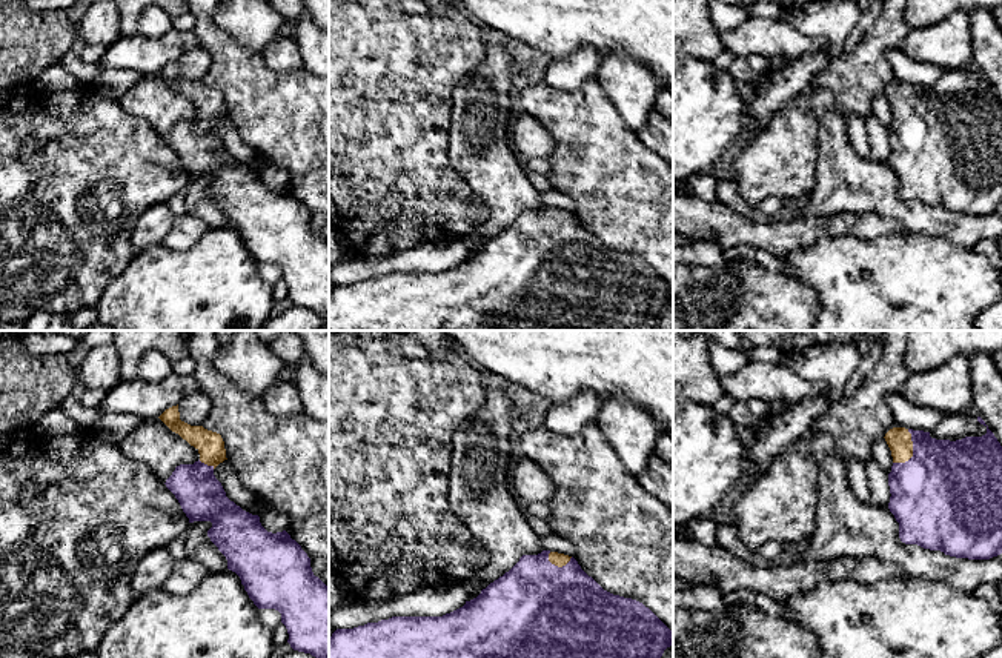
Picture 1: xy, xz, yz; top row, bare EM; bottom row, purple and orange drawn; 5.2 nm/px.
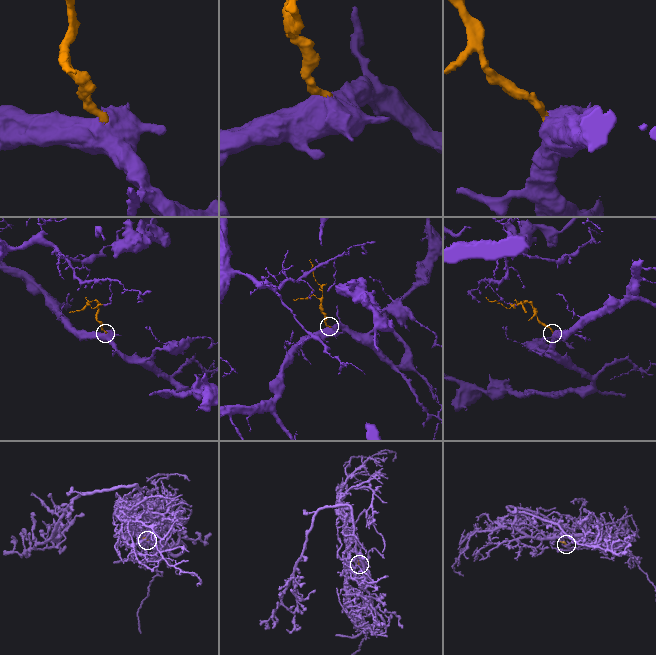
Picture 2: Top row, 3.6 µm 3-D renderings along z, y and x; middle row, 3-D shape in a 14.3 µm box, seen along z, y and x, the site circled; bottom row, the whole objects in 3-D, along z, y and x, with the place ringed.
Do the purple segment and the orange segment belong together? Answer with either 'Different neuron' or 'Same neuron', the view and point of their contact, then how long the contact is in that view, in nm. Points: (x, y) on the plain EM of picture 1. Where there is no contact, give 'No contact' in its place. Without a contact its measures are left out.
Same neuron. Touches purple at yz (913, 108). Shared border 200 nm

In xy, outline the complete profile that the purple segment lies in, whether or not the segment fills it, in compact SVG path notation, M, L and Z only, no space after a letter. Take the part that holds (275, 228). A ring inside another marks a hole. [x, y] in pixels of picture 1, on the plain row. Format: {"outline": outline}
{"outline": "M178 60L166 65L158 74L200 109L200 115L194 120L177 121L164 138L178 155L189 178L212 178L207 192L226 212L227 224L240 232L254 260L258 264L278 266L287 284L290 303L310 309L329 326L329 241L314 231L307 209L286 186L267 188L258 171L243 166L226 152L221 138L214 131L214 125L227 115L220 89L181 77Z"}

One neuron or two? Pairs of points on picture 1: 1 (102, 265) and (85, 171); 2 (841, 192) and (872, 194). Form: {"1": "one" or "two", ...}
{"1": "one", "2": "one"}

